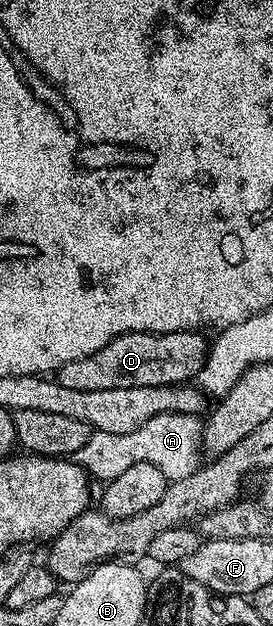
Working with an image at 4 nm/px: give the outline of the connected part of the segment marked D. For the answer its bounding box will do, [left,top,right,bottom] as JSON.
[55,331,209,389]

